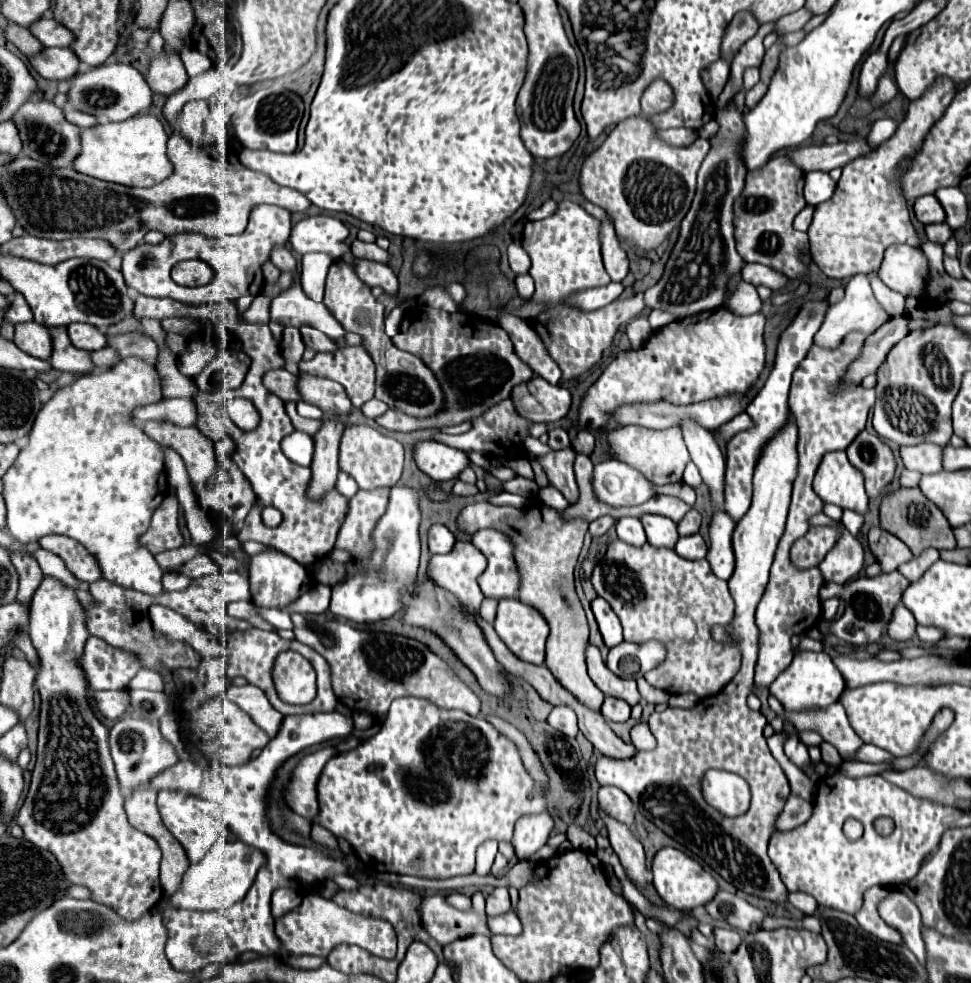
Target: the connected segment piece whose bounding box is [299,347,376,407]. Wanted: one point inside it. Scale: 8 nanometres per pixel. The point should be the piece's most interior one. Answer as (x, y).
(354, 371)

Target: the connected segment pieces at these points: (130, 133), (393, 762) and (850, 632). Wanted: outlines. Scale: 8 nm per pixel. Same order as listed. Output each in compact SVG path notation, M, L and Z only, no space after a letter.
M138 115L120 123L102 121L96 127L82 129L80 141L82 151L74 161L74 169L84 175L128 187L152 187L172 173L172 163L166 153L168 135L164 125L152 115Z
M402 697L396 699L390 707L388 719L382 723L380 731L362 741L360 747L348 751L348 753L340 753L336 757L332 757L318 781L318 801L320 801L320 813L316 817L316 823L320 823L322 827L326 827L328 831L332 831L334 835L344 837L354 853L358 855L358 859L374 869L374 871L392 871L392 873L400 873L400 875L414 875L414 877L424 877L424 879L450 879L456 875L470 875L474 871L474 863L476 863L476 849L488 841L512 841L512 831L514 825L520 817L524 815L536 815L536 813L544 813L548 811L546 805L546 797L544 793L538 791L534 777L528 773L528 769L522 763L522 755L516 747L514 741L510 741L508 737L504 737L494 725L490 725L486 719L482 717L472 717L464 711L446 711L446 709L438 709L436 705L432 705L426 699L416 699L416 697Z
M894 571L894 573L882 573L878 577L858 577L848 585L836 585L836 583L826 583L824 589L820 591L820 597L840 597L846 605L844 615L840 619L836 619L834 623L822 623L820 631L824 635L834 635L850 645L870 645L870 643L878 643L882 635L886 635L888 623L892 621L892 613L896 609L896 605L902 603L902 593L908 587L908 579Z

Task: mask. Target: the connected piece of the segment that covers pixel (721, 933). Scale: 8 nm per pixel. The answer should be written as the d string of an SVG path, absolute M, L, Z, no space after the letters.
M716 927L716 929L714 929L714 941L716 941L718 949L720 949L724 955L732 955L732 953L738 949L742 937L740 937L740 933L734 931L734 929L720 929L720 927Z

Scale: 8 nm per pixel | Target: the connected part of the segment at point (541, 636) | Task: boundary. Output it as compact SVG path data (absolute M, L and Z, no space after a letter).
M500 599L494 629L508 649L522 661L544 665L548 623L542 613L520 599Z

